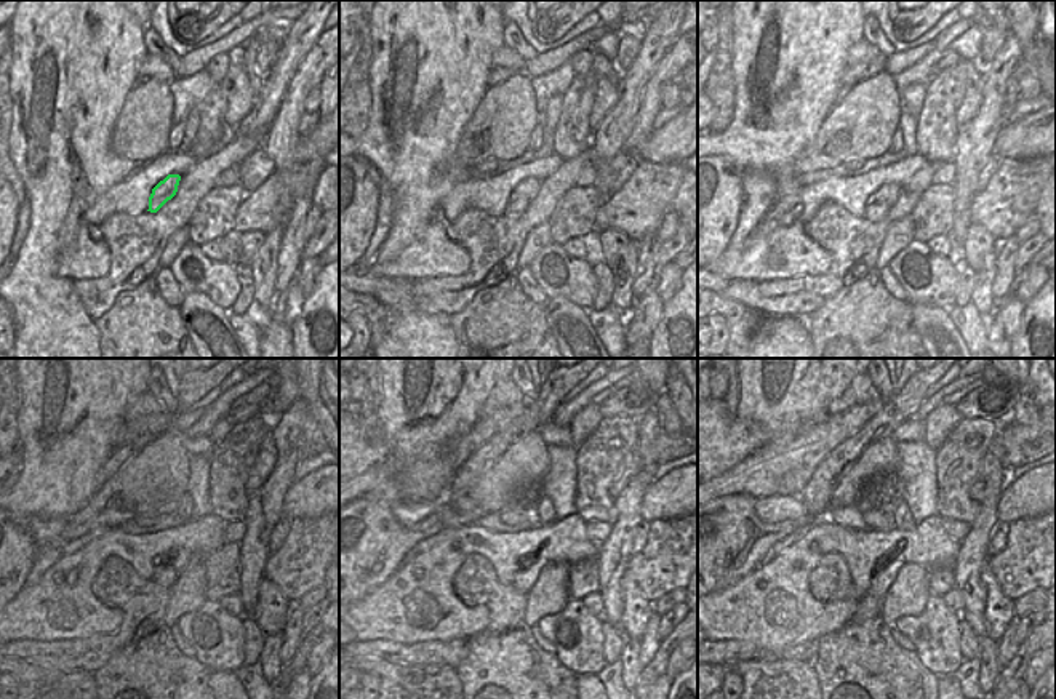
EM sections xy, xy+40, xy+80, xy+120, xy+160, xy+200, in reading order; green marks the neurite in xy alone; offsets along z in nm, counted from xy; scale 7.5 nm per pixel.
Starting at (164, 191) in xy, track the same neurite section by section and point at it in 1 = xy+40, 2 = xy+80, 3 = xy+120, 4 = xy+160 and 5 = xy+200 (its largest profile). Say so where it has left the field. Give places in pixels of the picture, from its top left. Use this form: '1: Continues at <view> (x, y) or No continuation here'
1: Continues at xy+40 (527, 189)
2: Continues at xy+80 (877, 205)
3: Continues at xy+120 (168, 568)
4: Continues at xy+160 (530, 567)
5: Continues at xy+200 (888, 567).

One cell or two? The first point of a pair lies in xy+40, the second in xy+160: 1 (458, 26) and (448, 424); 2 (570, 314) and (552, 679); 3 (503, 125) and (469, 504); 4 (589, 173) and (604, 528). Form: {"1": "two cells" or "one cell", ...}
{"1": "one cell", "2": "two cells", "3": "one cell", "4": "one cell"}

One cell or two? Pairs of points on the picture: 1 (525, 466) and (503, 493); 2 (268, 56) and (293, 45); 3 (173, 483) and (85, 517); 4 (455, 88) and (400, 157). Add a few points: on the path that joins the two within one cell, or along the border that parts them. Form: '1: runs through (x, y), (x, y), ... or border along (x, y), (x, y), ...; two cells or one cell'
1: runs through (519, 472), (506, 487); one cell
2: border along (290, 23), (277, 59), (263, 77); two cells
3: runs through (151, 483), (140, 488), (112, 490), (108, 495); one cell
4: runs through (437, 106), (413, 139); one cell

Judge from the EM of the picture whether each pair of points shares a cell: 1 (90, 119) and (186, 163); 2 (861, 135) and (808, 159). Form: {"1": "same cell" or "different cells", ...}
{"1": "different cells", "2": "same cell"}

